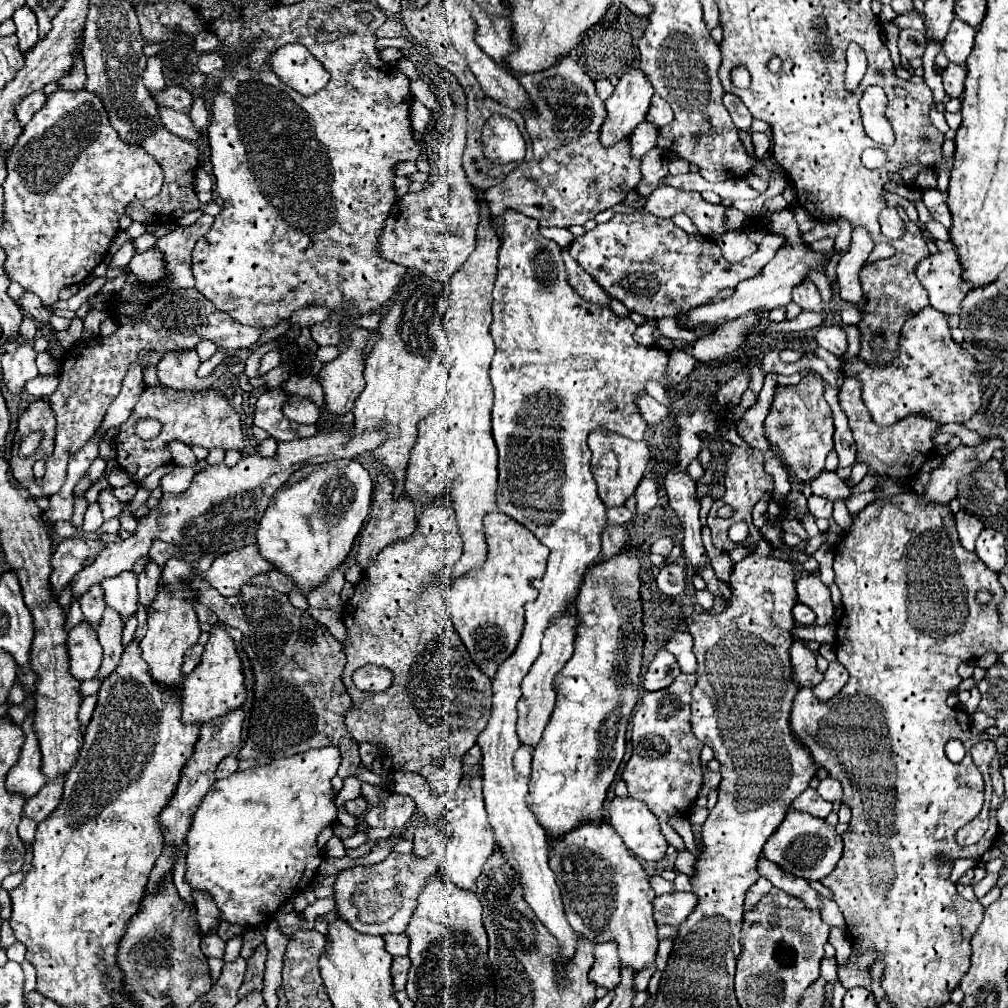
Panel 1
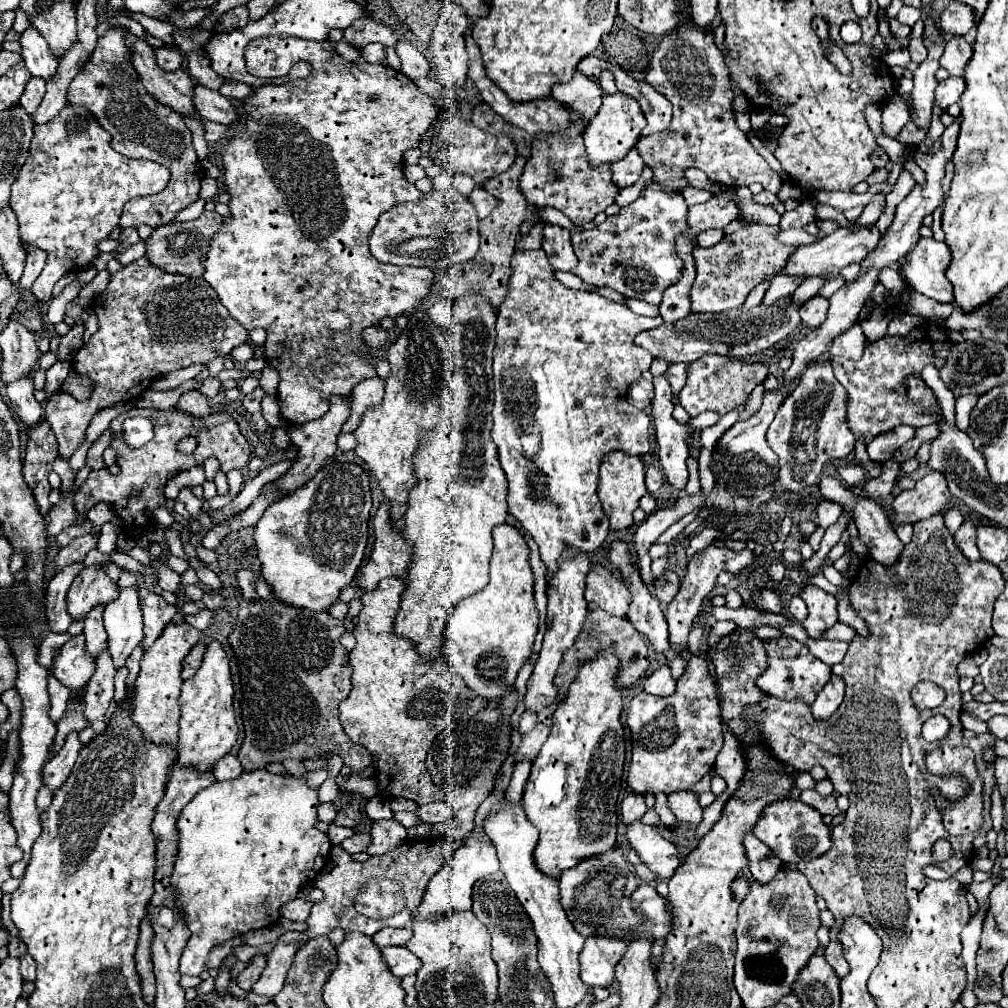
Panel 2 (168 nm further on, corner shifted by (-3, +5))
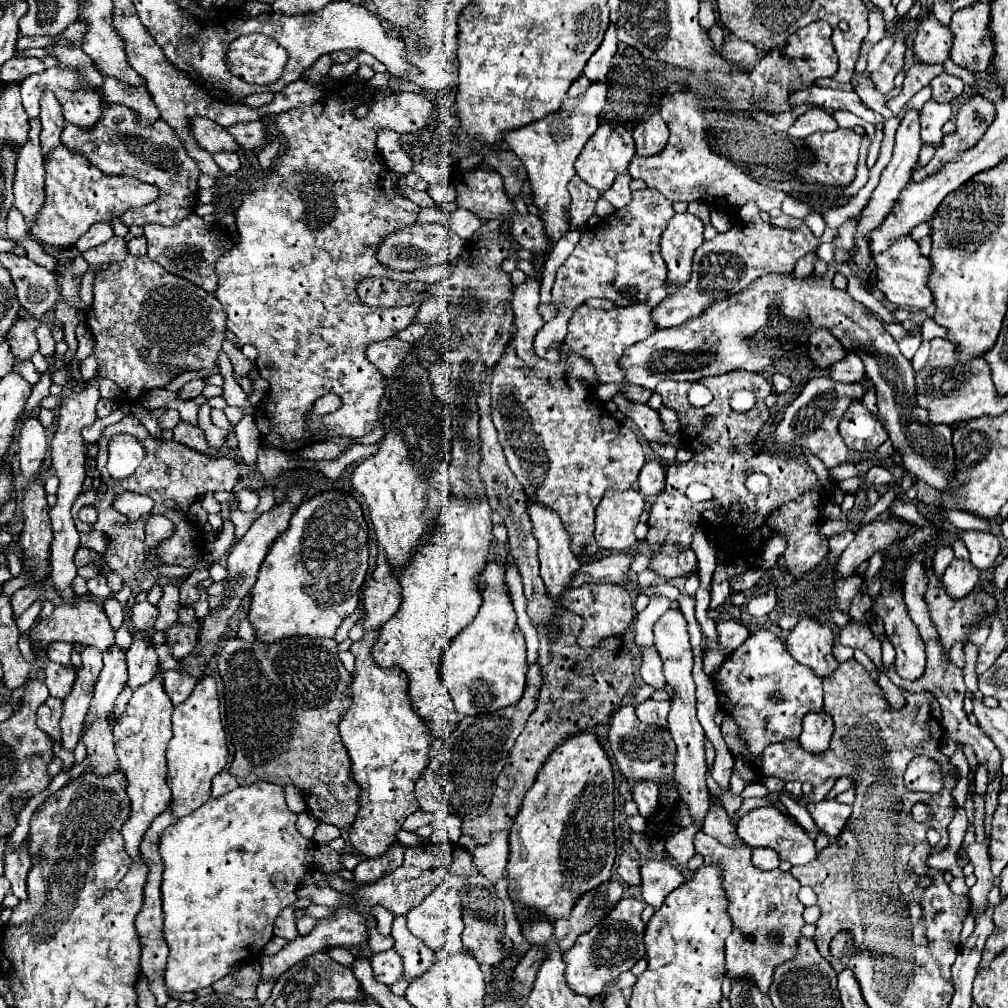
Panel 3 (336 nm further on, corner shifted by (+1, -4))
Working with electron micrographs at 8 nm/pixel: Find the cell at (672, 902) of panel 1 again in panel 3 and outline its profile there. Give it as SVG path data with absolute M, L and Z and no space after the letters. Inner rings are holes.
M623 898L613 908L613 912L609 912L609 916L601 920L601 924L597 924L587 934L579 936L575 946L565 952L563 956L567 964L565 978L573 992L589 998L597 998L609 982L613 982L621 972L631 970L639 958L645 958L647 954L643 944L645 922L641 918L643 908L645 908L643 902L635 898ZM639 944L643 944L643 948L639 948Z

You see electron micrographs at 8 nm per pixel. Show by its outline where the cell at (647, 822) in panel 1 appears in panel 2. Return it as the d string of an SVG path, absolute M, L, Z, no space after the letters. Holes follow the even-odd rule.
M641 821L627 827L627 837L631 847L637 851L639 859L659 877L659 879L671 879L677 867L681 865L675 845L661 837L661 833L651 827L643 825Z

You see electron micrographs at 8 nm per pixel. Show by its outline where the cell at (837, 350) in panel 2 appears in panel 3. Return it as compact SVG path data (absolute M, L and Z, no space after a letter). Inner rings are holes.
M847 352L845 360L839 360L837 364L833 364L829 368L829 378L837 380L837 382L859 382L859 378L865 374L863 362L855 352Z

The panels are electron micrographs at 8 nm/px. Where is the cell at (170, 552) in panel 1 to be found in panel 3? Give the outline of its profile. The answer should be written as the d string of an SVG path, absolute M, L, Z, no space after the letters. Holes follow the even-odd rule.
M289 636L281 642L265 644L261 640L245 642L241 638L227 638L223 650L217 654L219 674L225 684L225 712L227 726L233 734L235 758L229 766L231 776L241 784L259 780L273 784L295 784L303 790L307 812L319 822L347 828L353 824L359 810L361 786L351 776L351 760L347 748L337 732L339 718L351 704L351 674L343 668L333 638Z

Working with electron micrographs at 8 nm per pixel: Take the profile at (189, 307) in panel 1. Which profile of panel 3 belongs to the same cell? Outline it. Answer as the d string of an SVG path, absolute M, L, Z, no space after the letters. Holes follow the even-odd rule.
M113 236L107 244L83 252L83 256L91 266L103 262L111 264L107 270L101 270L95 276L95 288L93 288L95 302L85 312L85 324L89 326L95 338L93 356L97 358L99 376L113 380L123 394L129 394L129 404L137 402L143 396L143 392L151 388L163 388L171 382L171 376L159 372L159 366L177 366L181 372L187 370L211 372L217 368L221 344L225 340L225 312L211 292L197 288L193 282L185 278L165 272L159 264L149 260L149 256L139 256L139 258L129 256L127 242L117 236ZM143 350L149 352L145 360L141 358Z

